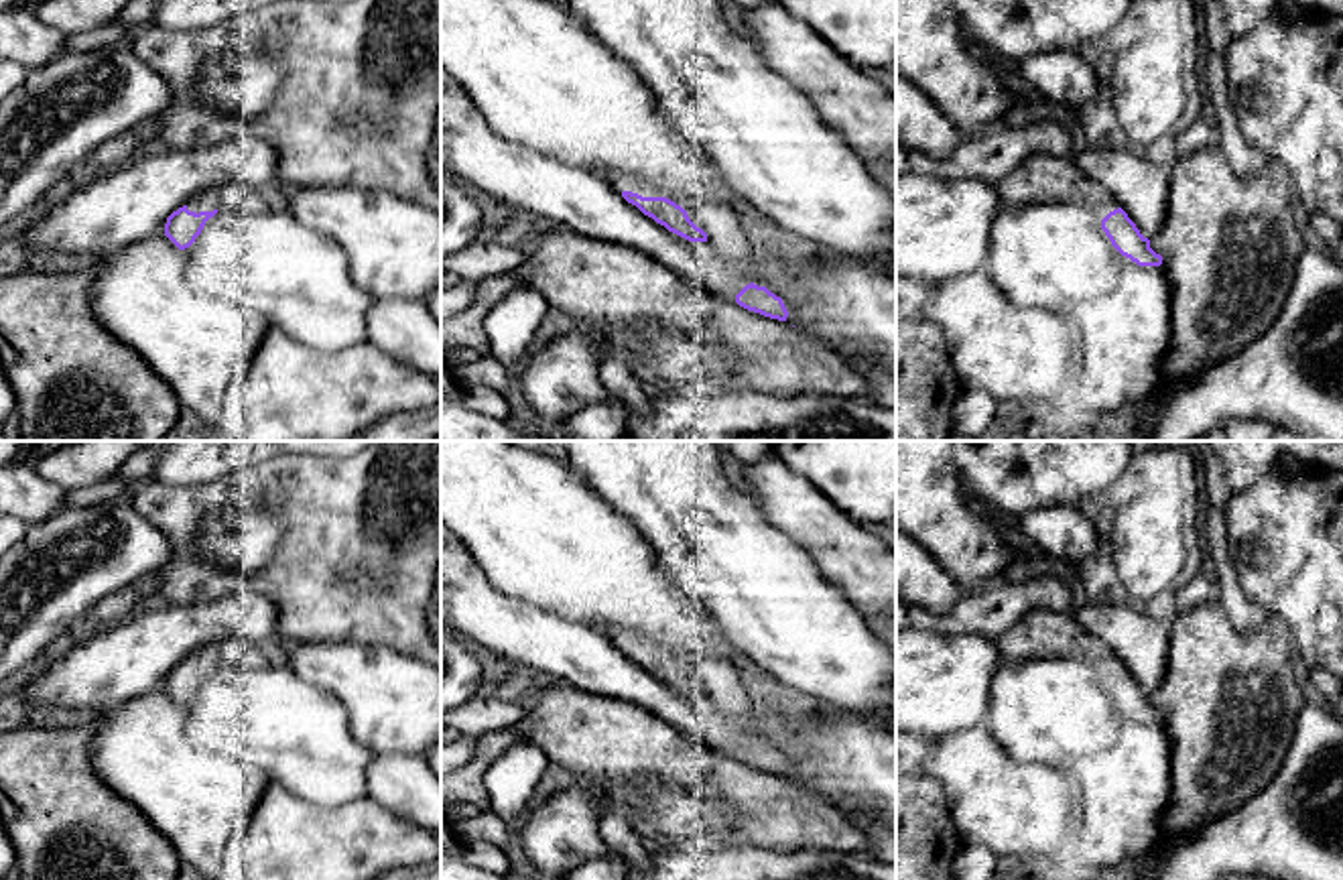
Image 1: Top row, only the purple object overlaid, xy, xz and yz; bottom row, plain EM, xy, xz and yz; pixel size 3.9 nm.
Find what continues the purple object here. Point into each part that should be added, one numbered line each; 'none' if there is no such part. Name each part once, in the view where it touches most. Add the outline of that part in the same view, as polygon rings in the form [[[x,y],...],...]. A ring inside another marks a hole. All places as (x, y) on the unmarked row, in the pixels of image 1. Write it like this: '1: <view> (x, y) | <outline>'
1: xz (620, 637) | [[[605,626],[605,630],[607,630],[607,638],[620,648],[622,646],[632,646],[632,648],[638,648],[642,652],[664,652],[658,644],[650,642],[642,634],[636,634],[628,628]]]

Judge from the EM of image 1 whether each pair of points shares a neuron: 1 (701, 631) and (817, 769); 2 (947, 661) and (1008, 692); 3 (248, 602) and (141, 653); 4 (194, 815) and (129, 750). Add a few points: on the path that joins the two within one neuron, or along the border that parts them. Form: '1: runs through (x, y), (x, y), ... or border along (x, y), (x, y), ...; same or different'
1: border along (708, 696), (736, 722), (754, 702); different
2: border along (1004, 659), (992, 679), (990, 708), (984, 718); different
3: runs through (222, 618), (167, 635); same
4: runs through (177, 799), (145, 767); same

